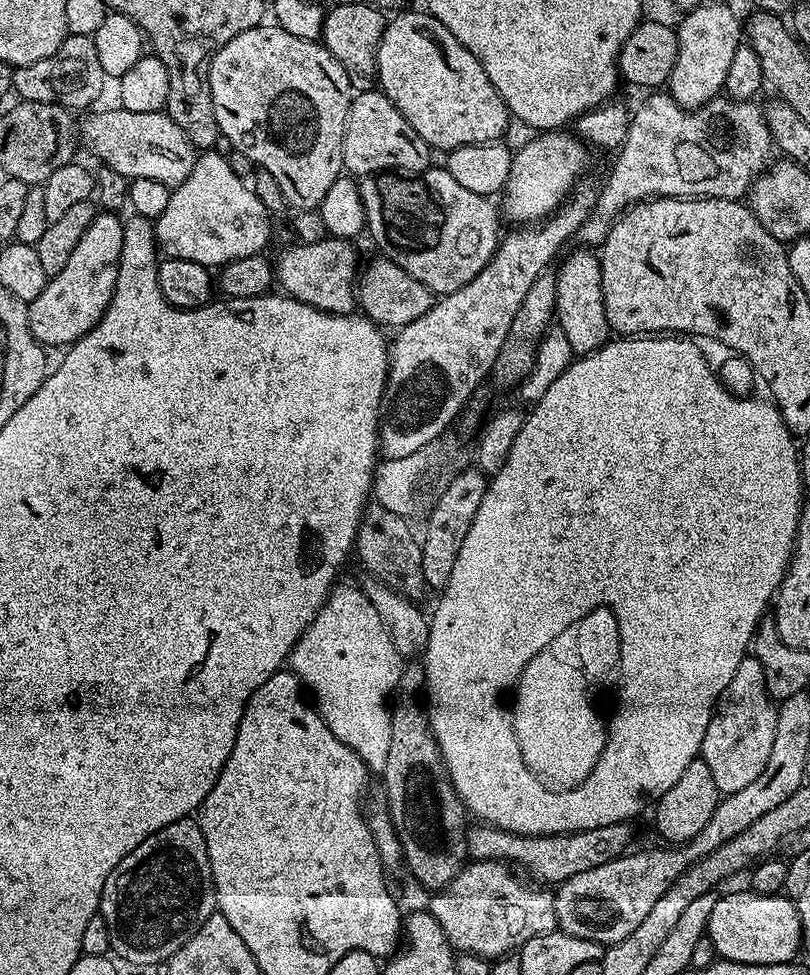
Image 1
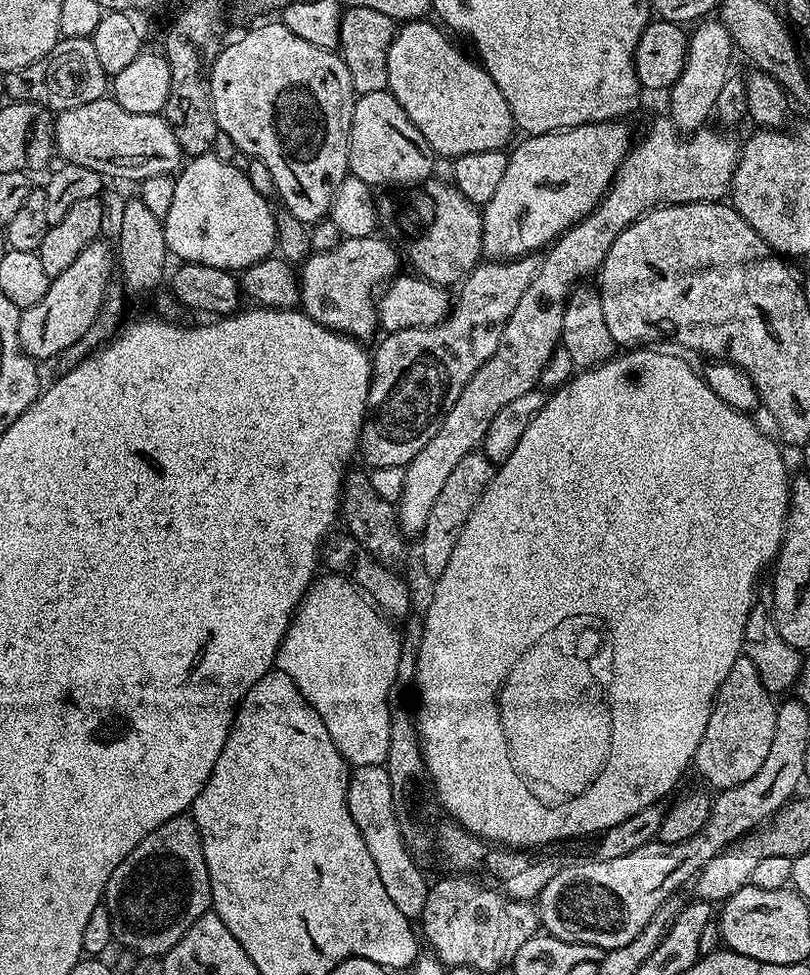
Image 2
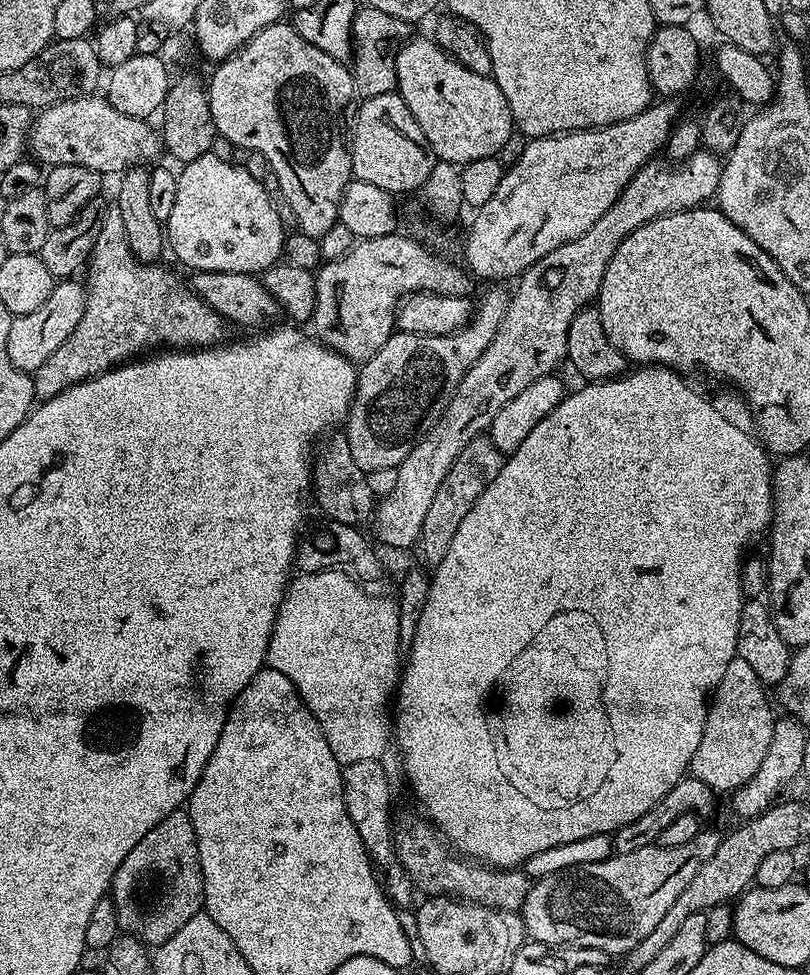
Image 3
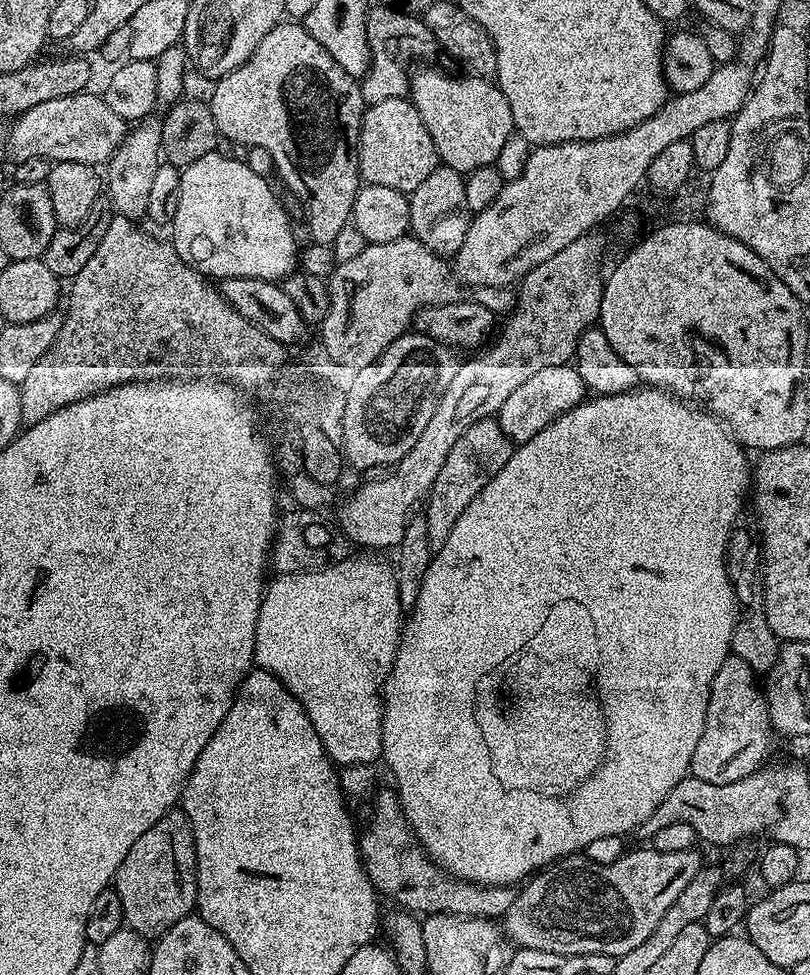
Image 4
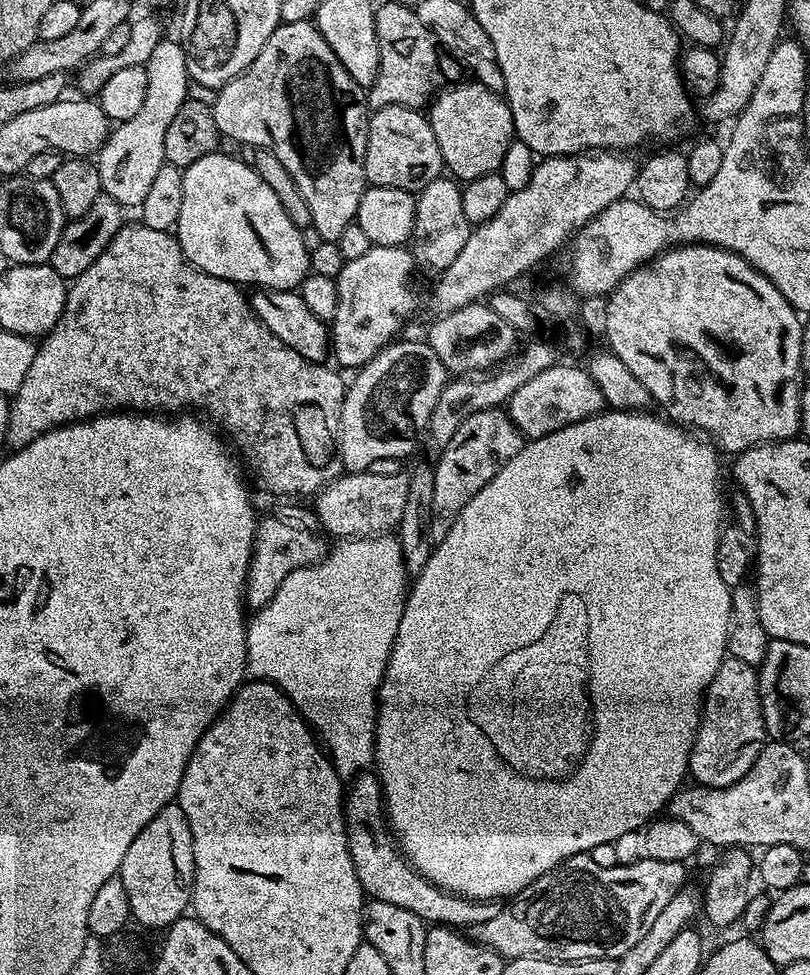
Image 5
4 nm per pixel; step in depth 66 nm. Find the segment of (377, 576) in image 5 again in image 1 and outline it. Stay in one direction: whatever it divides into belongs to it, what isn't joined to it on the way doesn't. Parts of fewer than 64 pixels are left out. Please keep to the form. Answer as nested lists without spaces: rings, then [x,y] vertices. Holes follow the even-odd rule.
[[[333,587],[328,593],[326,602],[318,610],[310,626],[292,647],[290,668],[310,693],[316,711],[324,719],[326,726],[330,726],[330,734],[334,734],[338,742],[346,742],[346,746],[350,746],[350,750],[354,750],[354,754],[362,758],[366,767],[373,773],[380,774],[383,773],[390,751],[390,701],[400,687],[402,658],[398,650],[394,650],[394,642],[386,630],[384,619],[378,614],[378,610],[374,610],[363,591],[359,587],[340,587]]]

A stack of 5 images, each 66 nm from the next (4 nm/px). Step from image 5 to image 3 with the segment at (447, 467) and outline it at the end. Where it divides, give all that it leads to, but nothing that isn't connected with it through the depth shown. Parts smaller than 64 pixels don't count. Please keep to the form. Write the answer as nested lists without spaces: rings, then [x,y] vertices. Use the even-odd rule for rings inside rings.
[[[487,435],[476,437],[466,446],[466,450],[462,450],[462,454],[458,454],[450,474],[446,474],[442,486],[438,486],[438,494],[434,494],[434,502],[430,502],[426,522],[422,522],[418,549],[420,548],[429,566],[438,565],[442,562],[442,558],[446,558],[446,550],[450,550],[450,542],[458,531],[458,526],[462,526],[462,518],[470,514],[470,506],[478,502],[482,490],[486,490],[486,486],[490,486],[490,482],[498,478],[498,470],[502,470],[505,462],[505,453],[496,449]]]

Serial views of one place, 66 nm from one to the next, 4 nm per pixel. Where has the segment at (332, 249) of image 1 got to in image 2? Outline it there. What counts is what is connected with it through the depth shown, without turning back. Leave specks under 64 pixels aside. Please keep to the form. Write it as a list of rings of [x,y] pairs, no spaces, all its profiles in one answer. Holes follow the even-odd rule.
[[[380,234],[341,239],[334,250],[312,252],[298,268],[299,307],[314,322],[331,332],[341,332],[353,340],[368,342],[378,332],[378,293],[401,271],[402,256],[397,245]]]

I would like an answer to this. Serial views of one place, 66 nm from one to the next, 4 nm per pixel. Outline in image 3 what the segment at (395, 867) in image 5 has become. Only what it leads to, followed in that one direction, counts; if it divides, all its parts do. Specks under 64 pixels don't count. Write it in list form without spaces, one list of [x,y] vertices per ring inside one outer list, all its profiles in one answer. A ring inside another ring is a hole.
[[[397,811],[392,826],[395,859],[412,880],[417,893],[425,897],[449,896],[452,900],[465,900],[499,912],[520,912],[523,909],[530,887],[530,879],[524,870],[494,868],[457,854],[439,831],[423,815],[420,816]]]

